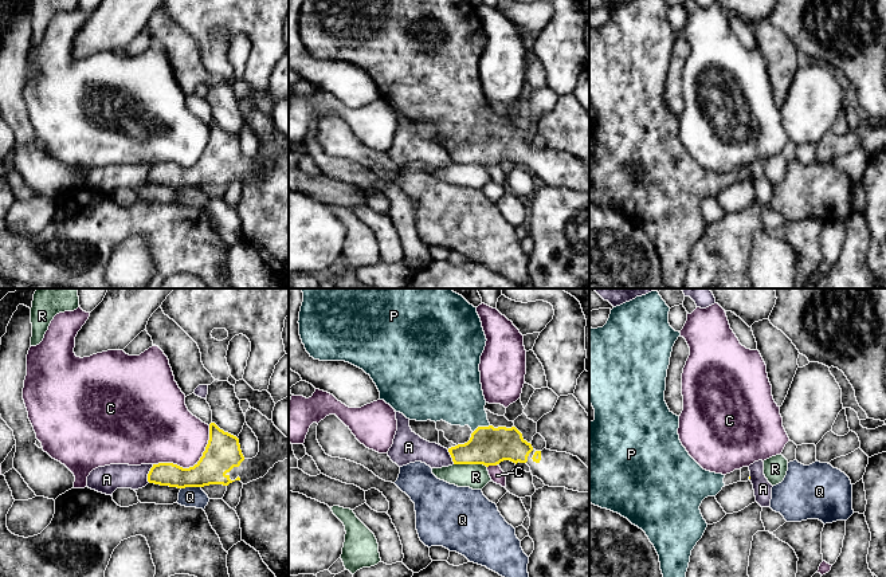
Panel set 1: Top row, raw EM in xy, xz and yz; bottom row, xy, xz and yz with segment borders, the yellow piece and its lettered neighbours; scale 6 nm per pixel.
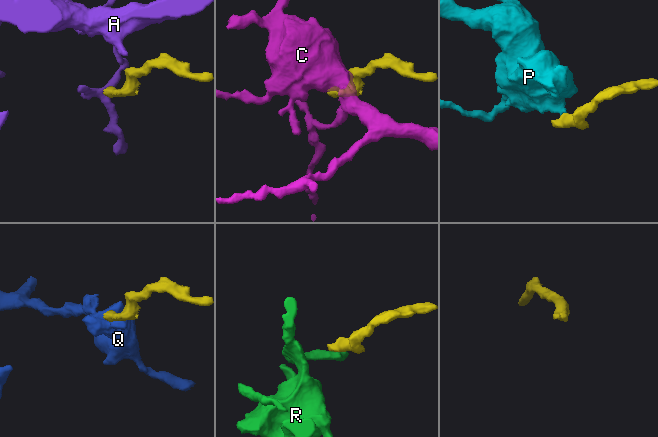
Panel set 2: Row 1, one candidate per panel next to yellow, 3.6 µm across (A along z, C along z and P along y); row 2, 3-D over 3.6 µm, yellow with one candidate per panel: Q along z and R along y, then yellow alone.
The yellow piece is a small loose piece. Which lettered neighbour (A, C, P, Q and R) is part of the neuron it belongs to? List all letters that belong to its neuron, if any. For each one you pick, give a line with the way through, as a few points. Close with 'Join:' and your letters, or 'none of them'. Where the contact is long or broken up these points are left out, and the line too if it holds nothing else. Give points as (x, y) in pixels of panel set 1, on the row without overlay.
P: across xz (487, 145), (481, 126), (475, 116), (454, 94)
Join: P

